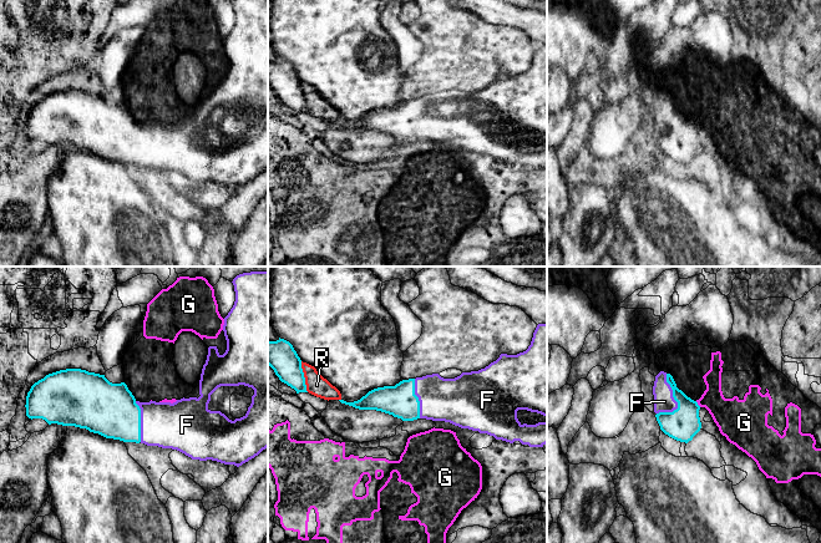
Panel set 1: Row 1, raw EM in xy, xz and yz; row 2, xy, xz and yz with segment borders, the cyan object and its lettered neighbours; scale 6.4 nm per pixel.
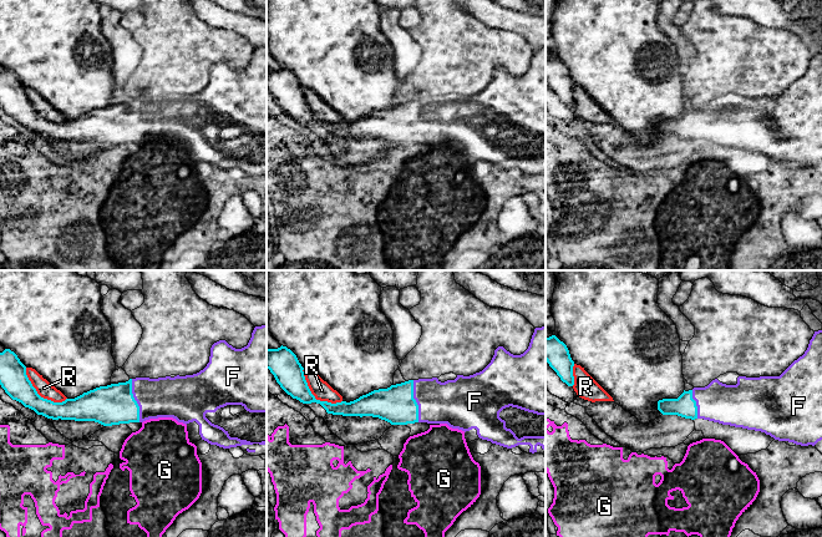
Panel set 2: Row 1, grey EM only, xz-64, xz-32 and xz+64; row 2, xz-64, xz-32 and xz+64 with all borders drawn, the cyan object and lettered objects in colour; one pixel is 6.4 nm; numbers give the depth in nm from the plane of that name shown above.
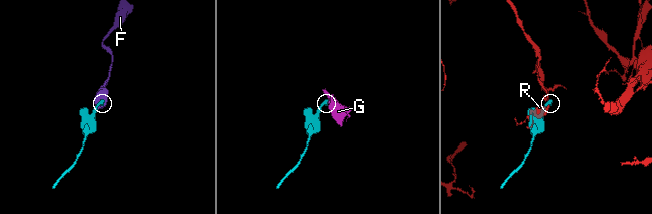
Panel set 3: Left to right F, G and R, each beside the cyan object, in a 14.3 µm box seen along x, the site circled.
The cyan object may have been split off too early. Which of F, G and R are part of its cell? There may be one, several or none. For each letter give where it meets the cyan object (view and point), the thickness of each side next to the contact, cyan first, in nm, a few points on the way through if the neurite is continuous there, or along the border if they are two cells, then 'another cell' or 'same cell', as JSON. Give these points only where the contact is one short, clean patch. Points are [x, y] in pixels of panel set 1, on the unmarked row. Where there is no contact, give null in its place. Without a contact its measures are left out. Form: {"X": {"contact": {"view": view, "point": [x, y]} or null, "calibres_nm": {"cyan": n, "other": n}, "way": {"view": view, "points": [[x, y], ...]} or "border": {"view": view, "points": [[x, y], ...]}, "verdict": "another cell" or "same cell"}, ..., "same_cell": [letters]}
{"F": {"contact": {"view": "yz", "point": [675, 121]}, "calibres_nm": {"cyan": 220, "other": 130}, "way": {"view": "yz", "points": [[683, 145], [677, 135], [675, 121], [664, 122]]}, "verdict": "same cell"}, "G": {"contact": {"view": "yz", "point": [697, 125]}, "calibres_nm": {"cyan": 220, "other": 240}, "border": {"view": "yz", "points": [[695, 122], [700, 127]]}, "verdict": "another cell"}, "R": {"contact": {"view": "xz", "point": [303, 97]}, "calibres_nm": {"cyan": 190, "other": 140}, "verdict": "another cell"}, "same_cell": ["F"]}

